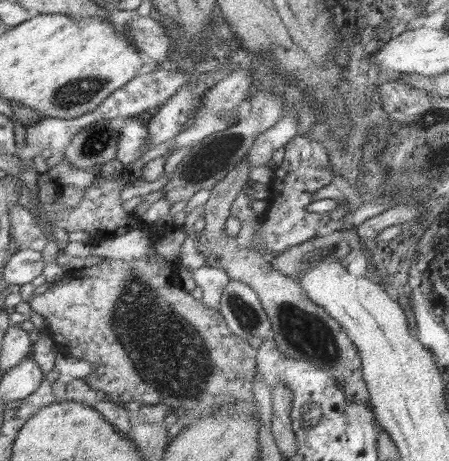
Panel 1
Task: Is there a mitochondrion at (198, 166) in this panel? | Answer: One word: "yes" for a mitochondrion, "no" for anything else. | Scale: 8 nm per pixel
yes

